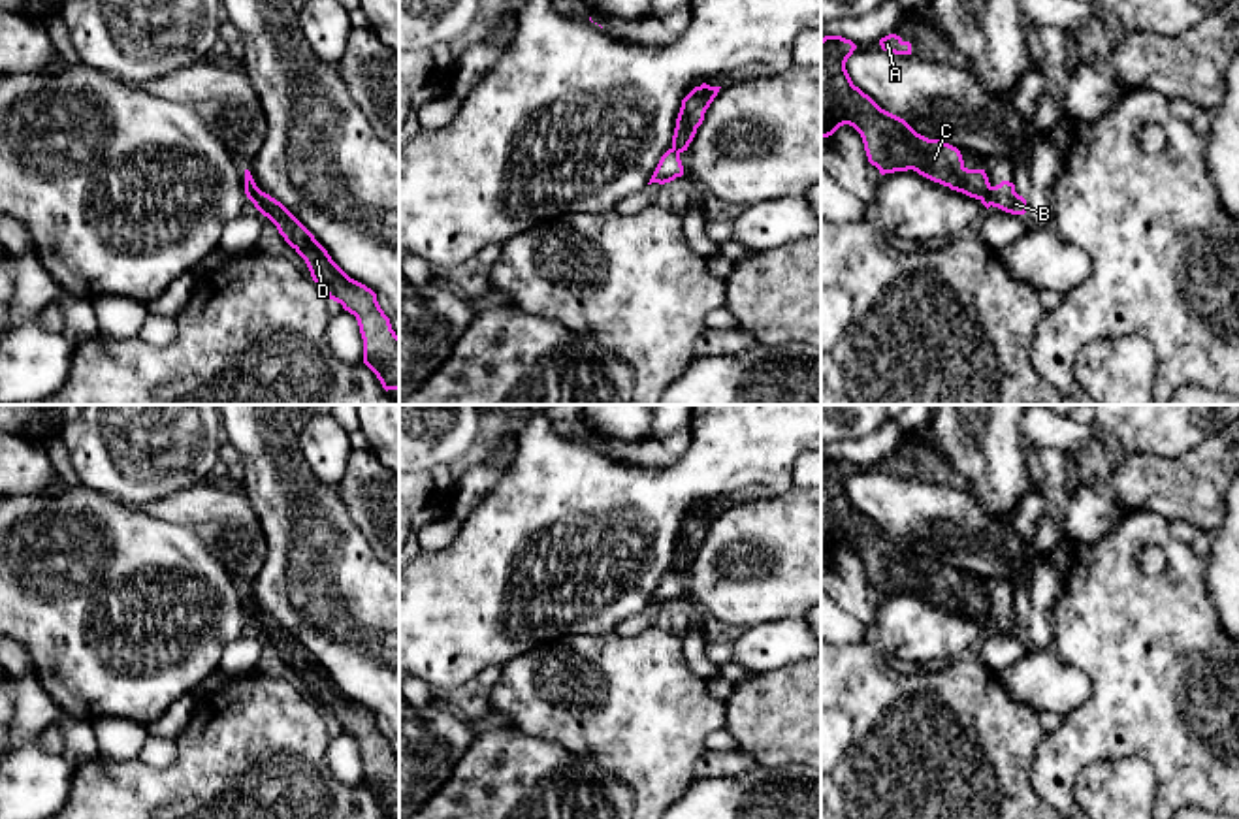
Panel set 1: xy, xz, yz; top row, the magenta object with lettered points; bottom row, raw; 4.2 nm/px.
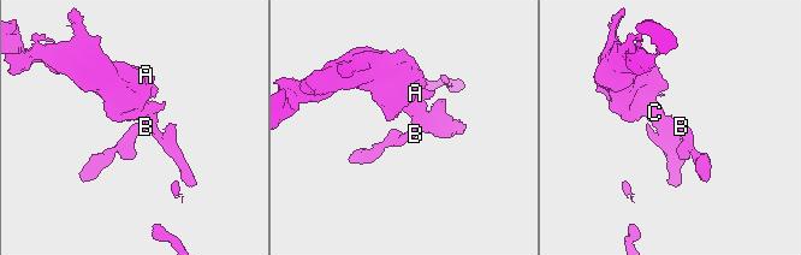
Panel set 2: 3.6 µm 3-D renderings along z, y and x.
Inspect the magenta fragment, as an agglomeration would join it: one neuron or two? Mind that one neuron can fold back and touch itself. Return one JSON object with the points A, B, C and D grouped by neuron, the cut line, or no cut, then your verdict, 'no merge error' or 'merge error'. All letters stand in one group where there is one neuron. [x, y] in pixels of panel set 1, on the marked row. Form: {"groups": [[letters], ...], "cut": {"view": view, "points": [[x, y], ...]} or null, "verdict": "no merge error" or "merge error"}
{"groups": [["A", "C", "D"], ["B"]], "cut": {"view": "yz", "points": [[991, 187], [989, 204]]}, "verdict": "merge error"}

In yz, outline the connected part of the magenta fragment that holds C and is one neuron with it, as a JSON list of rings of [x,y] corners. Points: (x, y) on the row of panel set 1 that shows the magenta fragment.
[[[842,36],[821,40],[821,137],[832,136],[840,126],[853,126],[864,143],[868,162],[881,175],[913,169],[919,175],[979,200],[990,207],[990,183],[985,169],[968,169],[957,147],[917,134],[904,119],[881,109],[868,94],[853,85],[845,62],[857,45]]]

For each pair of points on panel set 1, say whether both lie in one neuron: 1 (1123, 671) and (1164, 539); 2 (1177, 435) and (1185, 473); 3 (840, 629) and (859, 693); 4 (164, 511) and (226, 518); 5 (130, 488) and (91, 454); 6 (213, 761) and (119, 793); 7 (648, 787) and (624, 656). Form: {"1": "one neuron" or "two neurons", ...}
{"1": "one neuron", "2": "two neurons", "3": "two neurons", "4": "one neuron", "5": "one neuron", "6": "one neuron", "7": "one neuron"}

